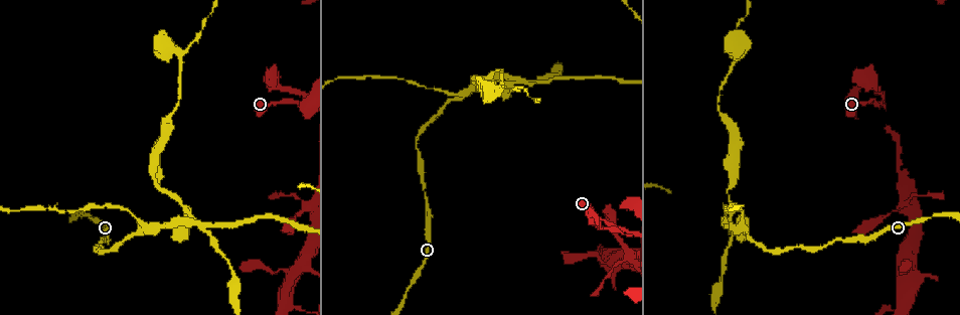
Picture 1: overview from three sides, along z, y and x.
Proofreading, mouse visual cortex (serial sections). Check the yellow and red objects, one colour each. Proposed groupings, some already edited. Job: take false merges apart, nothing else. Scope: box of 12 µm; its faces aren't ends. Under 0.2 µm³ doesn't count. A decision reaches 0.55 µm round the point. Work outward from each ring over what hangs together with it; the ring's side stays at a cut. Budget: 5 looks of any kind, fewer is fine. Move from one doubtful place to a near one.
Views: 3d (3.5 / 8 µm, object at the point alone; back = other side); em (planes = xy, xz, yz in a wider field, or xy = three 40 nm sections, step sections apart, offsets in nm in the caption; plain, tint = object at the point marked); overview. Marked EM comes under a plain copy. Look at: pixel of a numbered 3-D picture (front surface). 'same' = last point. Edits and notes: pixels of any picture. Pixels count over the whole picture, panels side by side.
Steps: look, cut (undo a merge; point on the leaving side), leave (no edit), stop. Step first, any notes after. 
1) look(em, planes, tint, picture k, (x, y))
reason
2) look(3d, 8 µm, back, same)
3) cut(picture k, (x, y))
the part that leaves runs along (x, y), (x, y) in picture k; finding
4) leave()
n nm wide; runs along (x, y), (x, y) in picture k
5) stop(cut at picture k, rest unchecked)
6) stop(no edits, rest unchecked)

look(3d, 3.5 µm, picture 1, (880, 104))
sharp bend

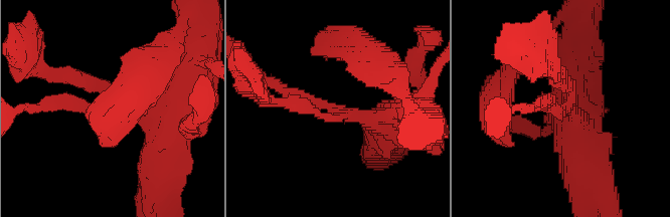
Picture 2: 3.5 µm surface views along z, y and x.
look(em, xy, step 1, tint, picture 2, (560, 111))
shape alone is not enough

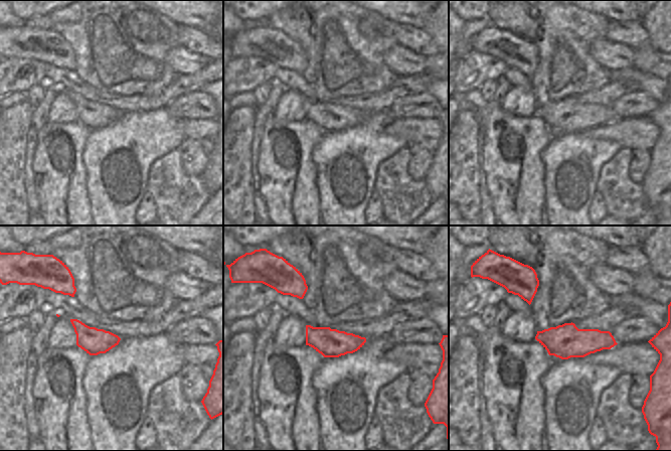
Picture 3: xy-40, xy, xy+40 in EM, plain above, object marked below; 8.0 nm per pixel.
leave()
runs along (43, 105), (109, 112), (115, 98), (80, 80) in picture 2; all the same cell

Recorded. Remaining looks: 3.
look(3d, 3.5 µm, picture 1, (745, 227))
branch point

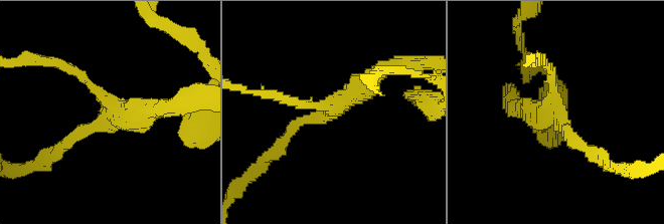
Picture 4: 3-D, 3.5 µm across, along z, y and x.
look(em, xy, step 3, tint, picture 4, (559, 113))
3 arms; arms of 150, 200, 300 nm

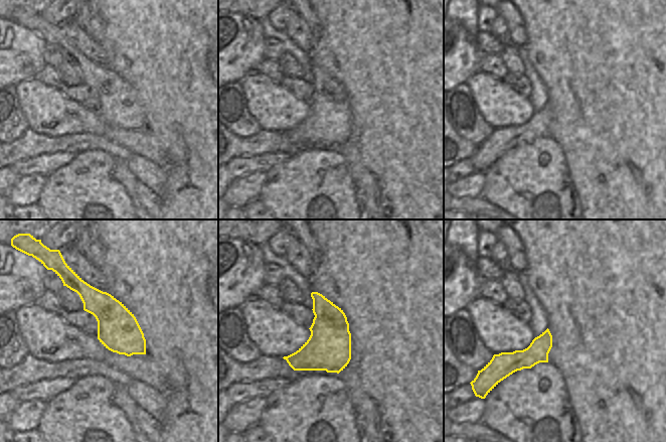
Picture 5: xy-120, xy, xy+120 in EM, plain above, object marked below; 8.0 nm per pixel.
leave()
runs along (287, 136), (388, 66) in picture 4; all the same cell

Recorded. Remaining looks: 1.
stop(no edits, rest unchecked)

